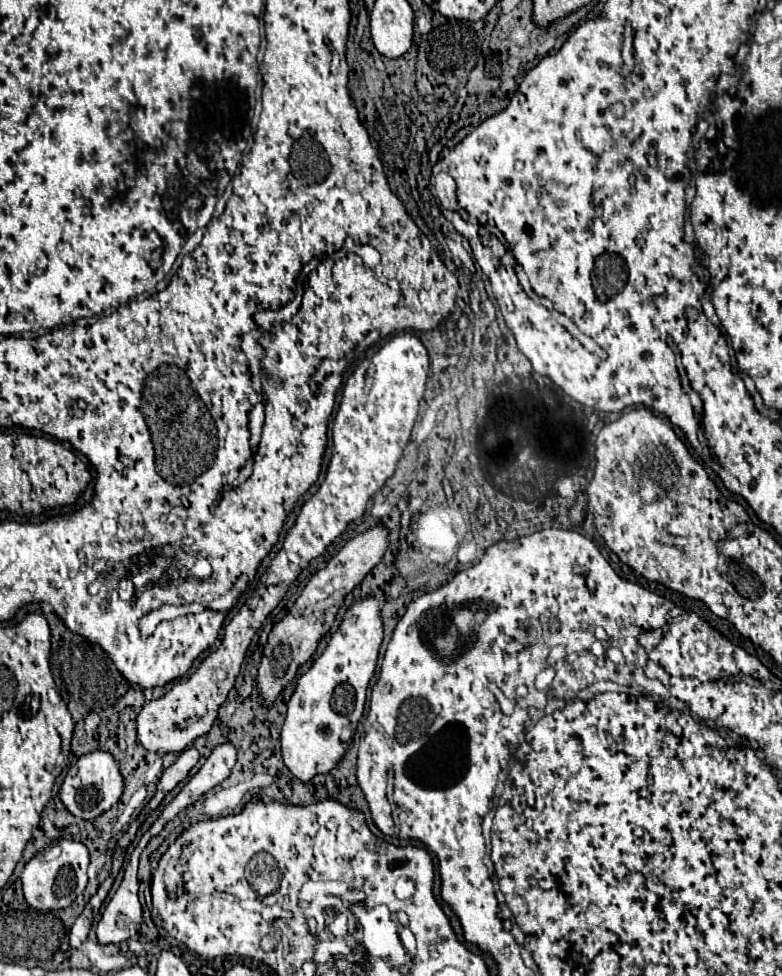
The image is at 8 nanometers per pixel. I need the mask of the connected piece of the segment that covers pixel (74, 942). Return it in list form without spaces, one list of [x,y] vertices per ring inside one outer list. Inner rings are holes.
[[[87,904],[85,910],[83,910],[83,912],[79,914],[79,918],[75,920],[71,932],[69,932],[69,944],[71,944],[71,948],[79,948],[81,942],[85,942],[91,926],[93,926],[93,910],[91,910],[91,906]]]

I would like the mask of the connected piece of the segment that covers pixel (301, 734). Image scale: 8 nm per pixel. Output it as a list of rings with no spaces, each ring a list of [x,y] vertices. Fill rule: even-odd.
[[[365,598],[347,610],[325,652],[299,678],[287,702],[287,716],[281,728],[281,752],[289,772],[303,784],[311,782],[317,774],[327,774],[343,760],[347,746],[339,740],[341,728],[349,724],[355,728],[363,716],[365,694],[375,674],[383,640],[383,624],[377,606],[379,602],[375,598]]]

